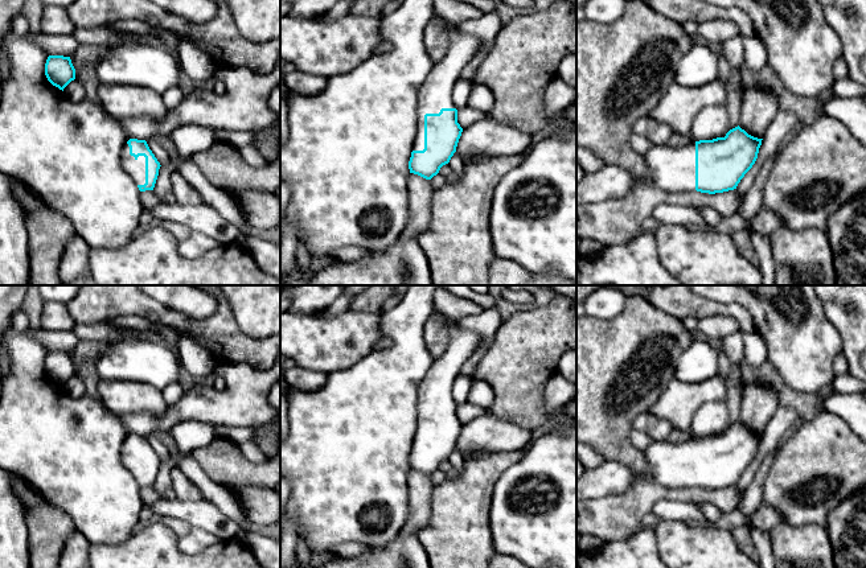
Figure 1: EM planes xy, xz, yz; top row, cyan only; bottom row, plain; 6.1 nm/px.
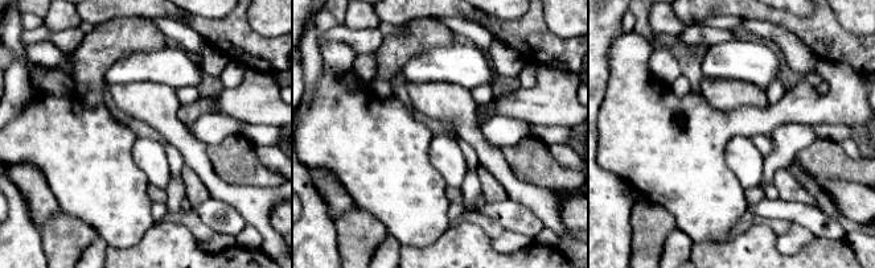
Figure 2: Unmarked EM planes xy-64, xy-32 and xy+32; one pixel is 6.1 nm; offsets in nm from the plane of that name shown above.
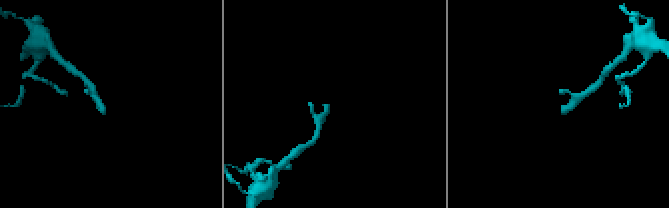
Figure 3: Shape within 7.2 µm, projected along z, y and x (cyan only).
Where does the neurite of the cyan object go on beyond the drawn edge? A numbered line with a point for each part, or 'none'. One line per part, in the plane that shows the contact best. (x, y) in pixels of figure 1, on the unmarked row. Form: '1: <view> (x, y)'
1: xz (435, 390)

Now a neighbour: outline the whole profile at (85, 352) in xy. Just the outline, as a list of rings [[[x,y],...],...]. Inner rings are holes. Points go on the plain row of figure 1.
[[[78,341],[77,346],[71,350],[70,355],[75,365],[75,375],[78,375],[78,367],[86,362],[98,362],[104,351],[116,342],[106,341]]]

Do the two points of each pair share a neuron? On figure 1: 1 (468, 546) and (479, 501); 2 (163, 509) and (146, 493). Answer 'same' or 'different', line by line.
1: same
2: different

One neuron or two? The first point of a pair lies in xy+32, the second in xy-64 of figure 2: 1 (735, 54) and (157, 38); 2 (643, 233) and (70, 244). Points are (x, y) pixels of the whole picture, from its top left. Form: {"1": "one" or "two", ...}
{"1": "two", "2": "one"}

